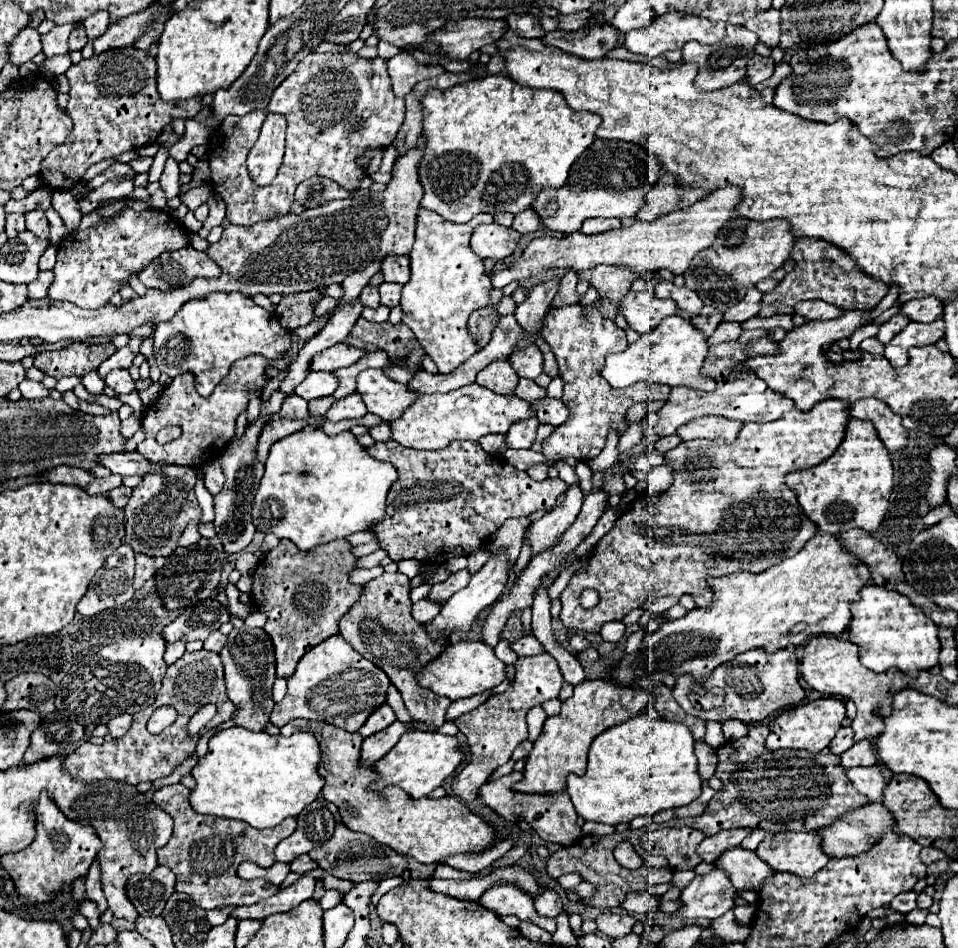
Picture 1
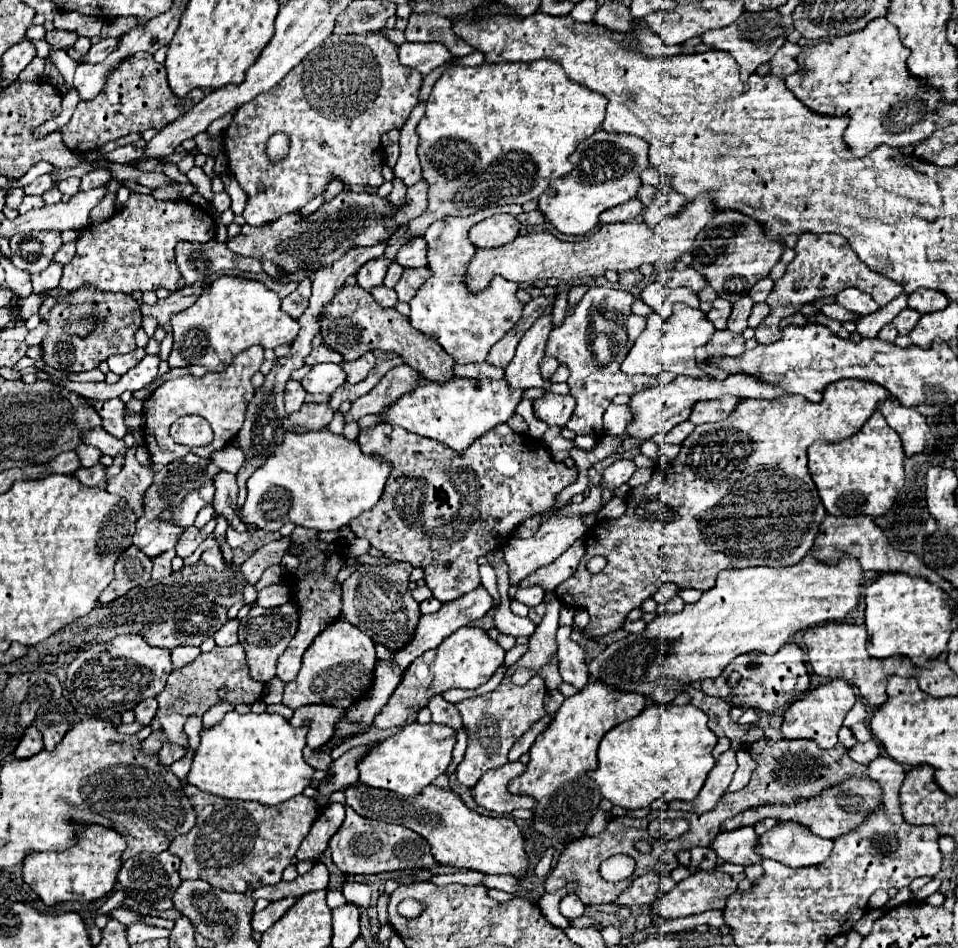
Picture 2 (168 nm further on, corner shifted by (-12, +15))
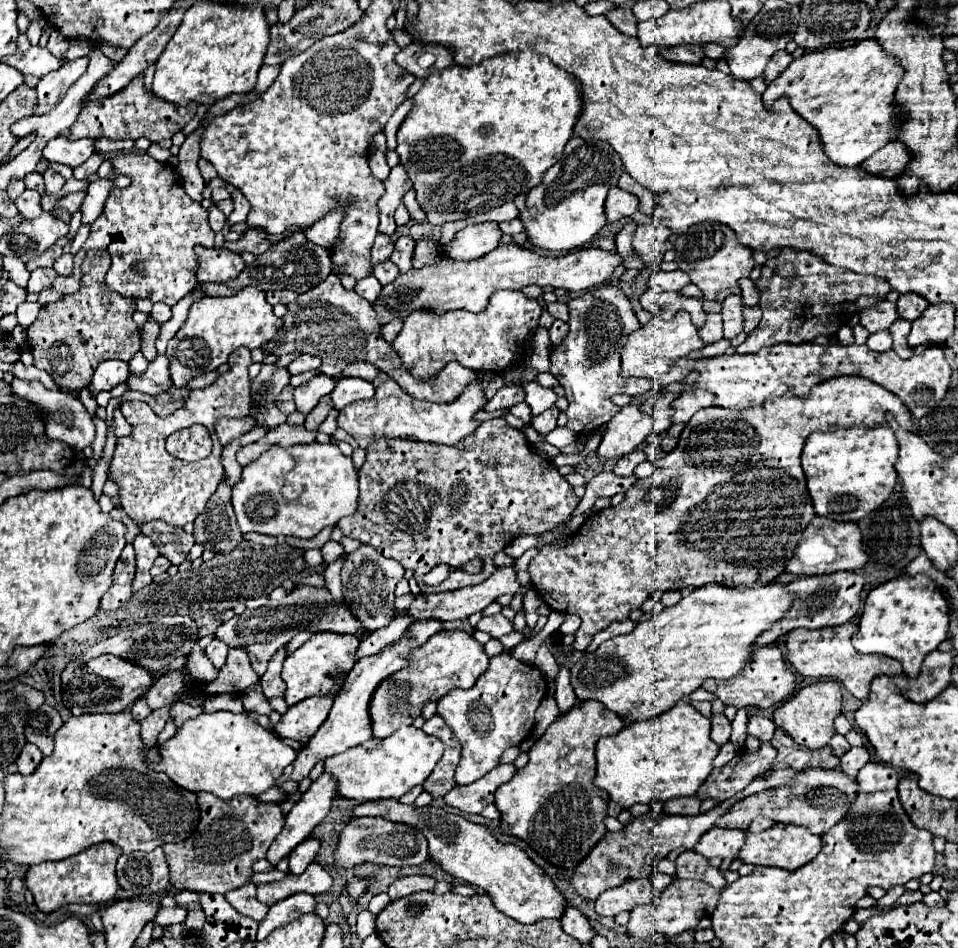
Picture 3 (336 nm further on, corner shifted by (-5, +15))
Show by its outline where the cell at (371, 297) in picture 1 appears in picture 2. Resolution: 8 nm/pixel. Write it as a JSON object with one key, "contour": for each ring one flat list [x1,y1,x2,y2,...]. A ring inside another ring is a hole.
{"contour":[[392,263,392,265,388,267,386,277,384,277,384,285,386,285,386,287,394,287,394,285,400,281,402,271,404,271,404,269,402,269,398,263]]}

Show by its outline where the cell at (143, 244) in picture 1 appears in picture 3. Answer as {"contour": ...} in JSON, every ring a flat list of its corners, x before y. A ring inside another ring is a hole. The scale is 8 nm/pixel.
{"contour":[[117,153,109,161,113,171,107,179,127,175,133,179,133,185,127,189,111,189,105,211,91,225,91,233,75,257,73,275,59,275,53,287,59,293,75,293,81,287,81,263,85,253,105,249,113,259,107,273,109,289,129,299,163,301,173,307,199,285,195,277,195,269,199,267,193,251,195,245,213,247,215,231,209,227,207,209,185,193,179,173,169,163,159,163,147,153]]}

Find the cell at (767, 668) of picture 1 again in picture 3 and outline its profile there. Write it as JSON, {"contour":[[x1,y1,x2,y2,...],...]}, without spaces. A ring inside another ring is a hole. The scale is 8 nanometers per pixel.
{"contour":[[777,645,773,647,759,647,755,649,755,657,751,657,751,665,747,665,747,669,743,669,737,677,727,679,727,681,719,681,719,679,707,679,703,683,703,687,711,693,715,693,725,705,733,705,737,709,741,707,773,707,777,703,783,703,785,699,789,699,789,695,795,691,795,677,789,671,787,663,783,661,783,653]]}

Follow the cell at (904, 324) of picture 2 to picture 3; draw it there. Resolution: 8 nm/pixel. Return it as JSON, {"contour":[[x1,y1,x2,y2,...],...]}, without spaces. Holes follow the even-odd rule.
{"contour":[[897,319,893,325,891,325,891,337,893,337,893,349,899,357,903,359,909,359,913,357,912,348,907,345,907,335,909,335,909,321,903,321,903,319]]}

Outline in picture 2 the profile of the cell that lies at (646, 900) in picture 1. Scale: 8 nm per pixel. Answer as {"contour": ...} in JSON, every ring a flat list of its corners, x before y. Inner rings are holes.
{"contour":[[646,873,636,877,616,899,616,905,652,905,658,897,660,877,656,873]]}

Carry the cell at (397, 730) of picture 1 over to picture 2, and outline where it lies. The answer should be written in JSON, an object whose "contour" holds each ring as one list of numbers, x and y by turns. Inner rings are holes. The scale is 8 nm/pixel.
{"contour":[[374,743,352,747,350,751,346,751,342,757,338,757,332,763,332,779,320,787,320,797,316,797,318,807,328,803,330,793,334,793,338,789,346,789,348,785,354,785,358,781,358,761,362,761,362,757,372,747,374,747]]}

